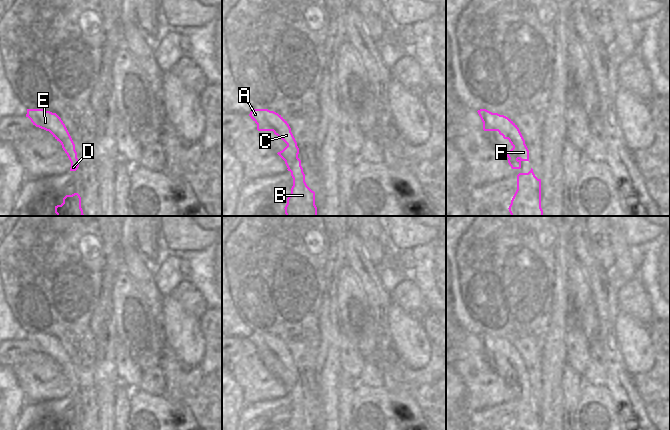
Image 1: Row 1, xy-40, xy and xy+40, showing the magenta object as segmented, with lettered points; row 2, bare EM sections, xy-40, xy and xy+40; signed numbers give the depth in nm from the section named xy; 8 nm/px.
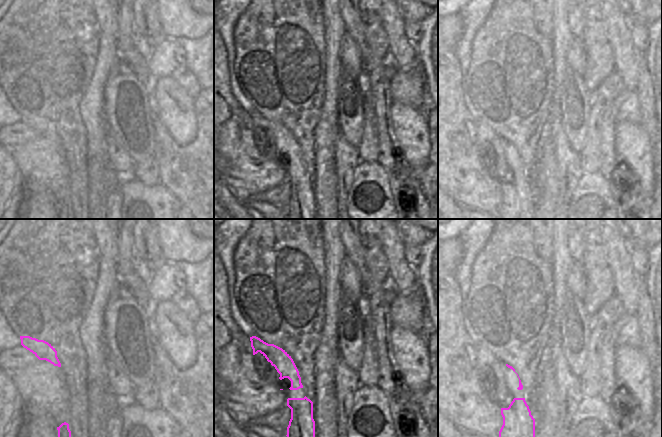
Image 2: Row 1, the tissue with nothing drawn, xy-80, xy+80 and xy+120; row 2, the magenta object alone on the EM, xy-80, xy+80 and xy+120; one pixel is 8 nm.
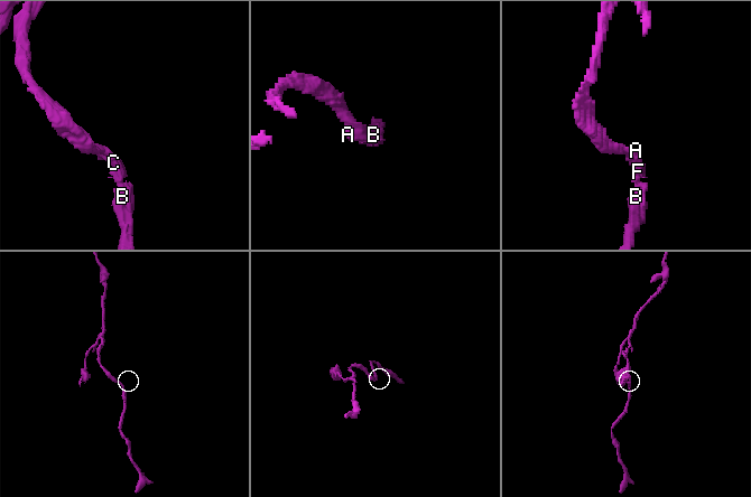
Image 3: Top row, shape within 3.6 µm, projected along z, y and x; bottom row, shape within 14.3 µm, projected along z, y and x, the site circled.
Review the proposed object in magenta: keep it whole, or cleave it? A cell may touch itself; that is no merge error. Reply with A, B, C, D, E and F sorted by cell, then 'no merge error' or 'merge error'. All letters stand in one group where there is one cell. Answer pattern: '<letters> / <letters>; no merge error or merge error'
A B C D E F; no merge error

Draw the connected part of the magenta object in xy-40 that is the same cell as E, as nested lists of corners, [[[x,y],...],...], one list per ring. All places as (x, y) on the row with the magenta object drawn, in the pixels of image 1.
[[[27,109],[26,117],[36,127],[49,131],[61,143],[63,150],[71,162],[70,171],[76,171],[79,167],[79,160],[75,144],[61,118],[56,113],[44,109]]]

